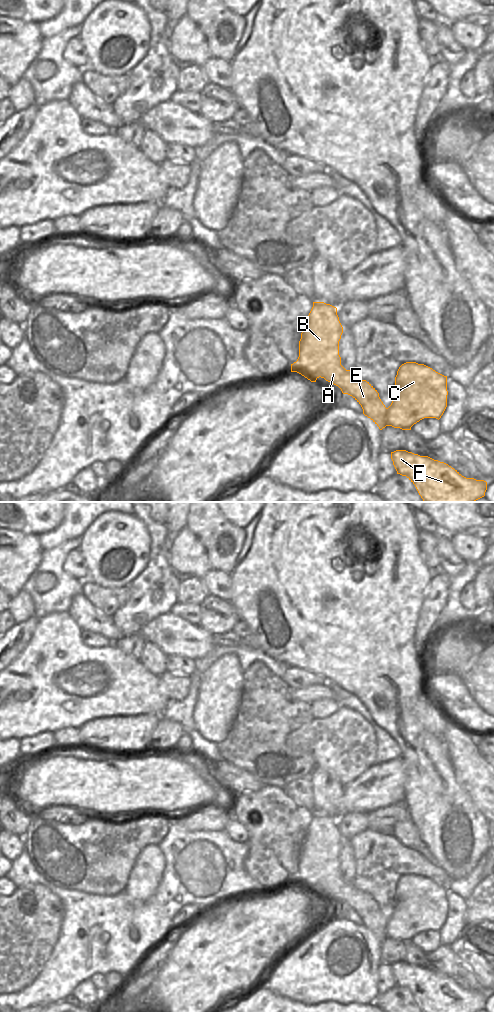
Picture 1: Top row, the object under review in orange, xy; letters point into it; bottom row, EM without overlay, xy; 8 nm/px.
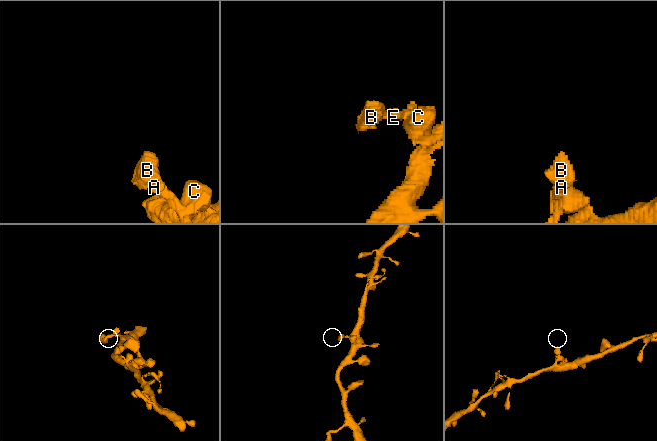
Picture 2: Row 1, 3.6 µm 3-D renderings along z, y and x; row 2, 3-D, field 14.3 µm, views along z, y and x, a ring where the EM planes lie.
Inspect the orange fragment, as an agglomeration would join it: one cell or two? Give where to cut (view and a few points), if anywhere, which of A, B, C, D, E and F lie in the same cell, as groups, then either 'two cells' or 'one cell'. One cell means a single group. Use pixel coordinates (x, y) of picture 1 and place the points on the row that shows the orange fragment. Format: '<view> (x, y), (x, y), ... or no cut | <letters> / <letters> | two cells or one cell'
no cut | A B C D E F | one cell

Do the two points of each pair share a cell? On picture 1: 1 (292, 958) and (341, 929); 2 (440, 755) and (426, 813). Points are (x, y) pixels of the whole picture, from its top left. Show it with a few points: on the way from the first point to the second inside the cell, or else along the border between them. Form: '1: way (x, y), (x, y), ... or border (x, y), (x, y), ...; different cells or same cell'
1: way (304, 959), (311, 959), (329, 941); same cell
2: way (430, 769), (430, 798); same cell

